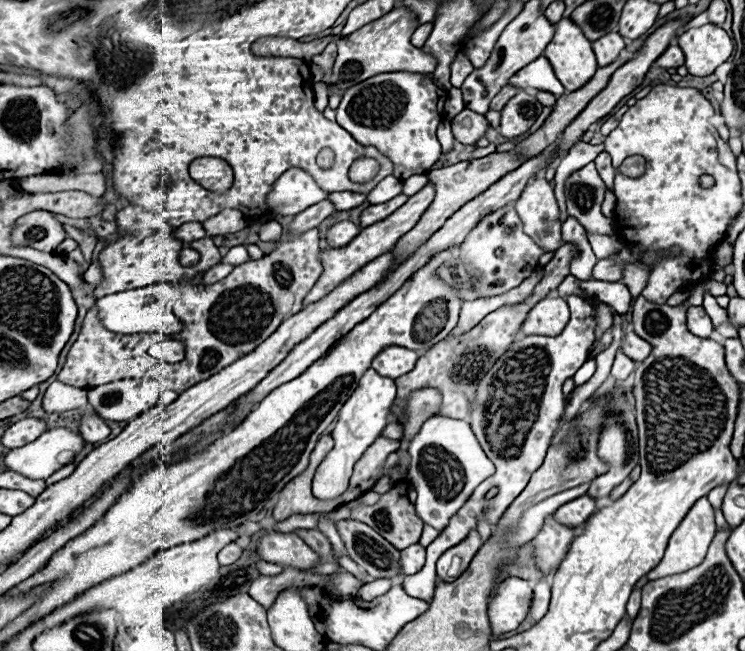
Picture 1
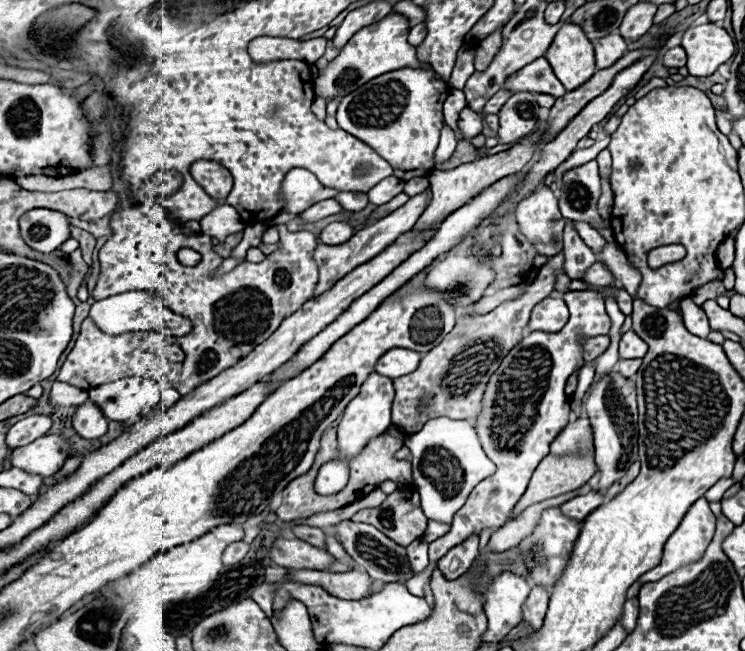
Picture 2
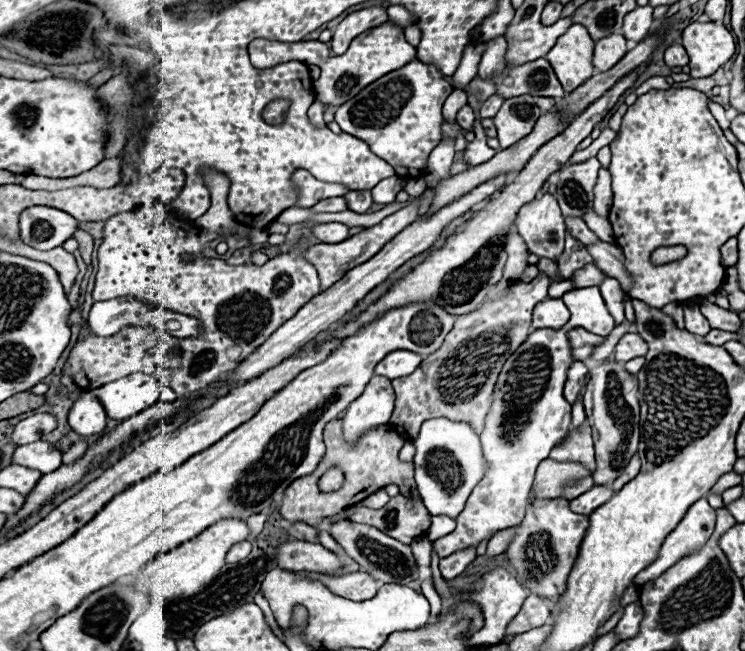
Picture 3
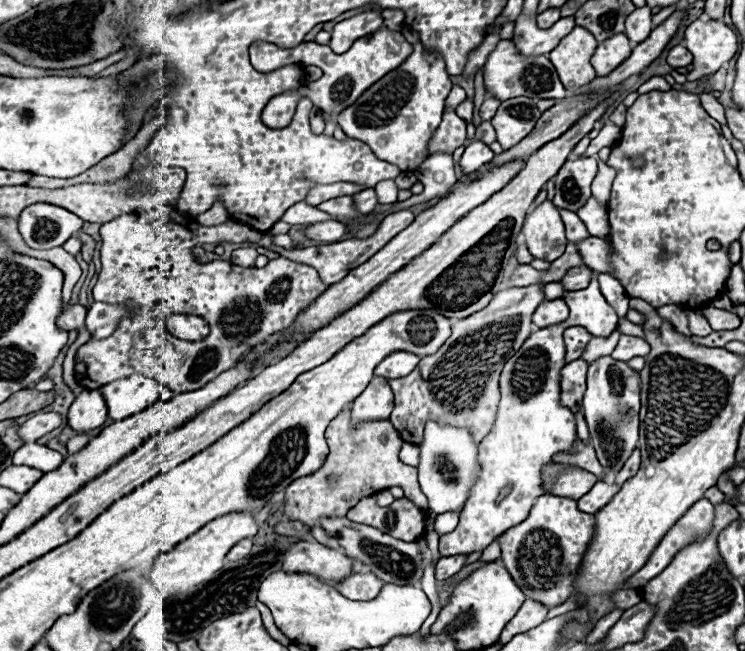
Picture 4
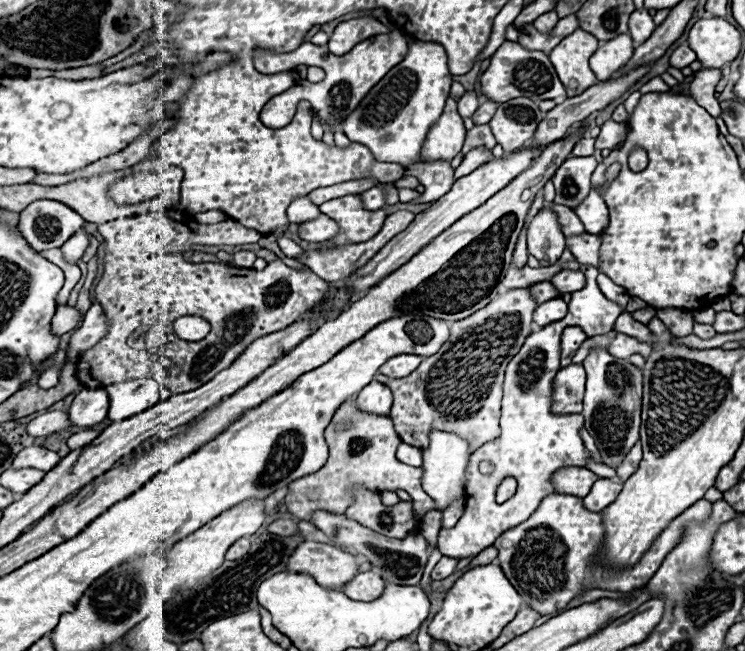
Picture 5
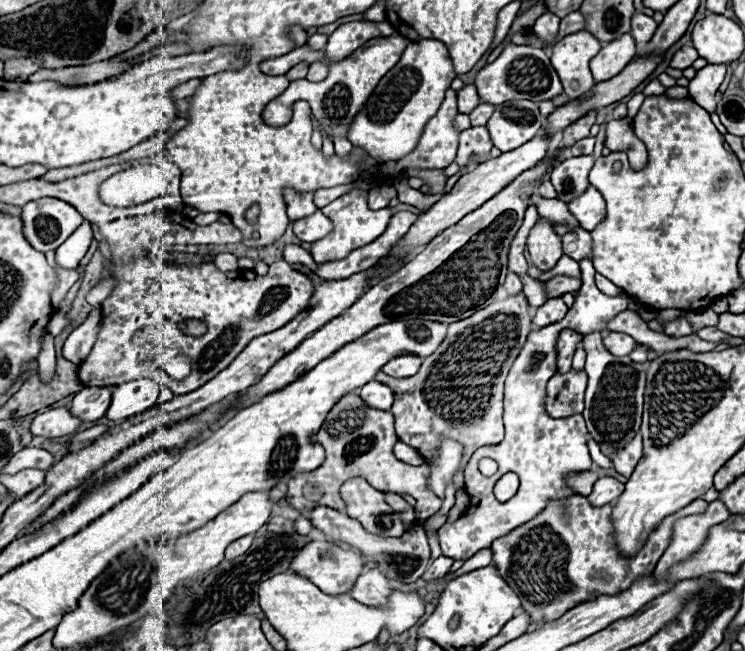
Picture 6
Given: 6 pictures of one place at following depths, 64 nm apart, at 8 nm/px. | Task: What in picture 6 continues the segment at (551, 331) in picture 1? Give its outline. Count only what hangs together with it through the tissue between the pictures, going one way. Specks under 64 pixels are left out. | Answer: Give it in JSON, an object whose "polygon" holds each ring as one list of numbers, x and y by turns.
{"polygon":[[550,298,536,310,536,316,534,316,532,322,542,328,542,326,548,326,548,324,560,322,566,316,566,312,568,312,568,308,562,302,562,298]]}

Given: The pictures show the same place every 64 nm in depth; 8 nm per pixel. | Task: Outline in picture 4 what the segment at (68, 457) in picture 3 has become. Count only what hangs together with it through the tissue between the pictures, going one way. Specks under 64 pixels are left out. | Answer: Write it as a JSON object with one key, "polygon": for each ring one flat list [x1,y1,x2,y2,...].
{"polygon":[[78,434,78,436,70,438,70,440,68,440,68,454,74,454,74,452,86,448,86,444,88,444,90,440,92,440,90,434]]}

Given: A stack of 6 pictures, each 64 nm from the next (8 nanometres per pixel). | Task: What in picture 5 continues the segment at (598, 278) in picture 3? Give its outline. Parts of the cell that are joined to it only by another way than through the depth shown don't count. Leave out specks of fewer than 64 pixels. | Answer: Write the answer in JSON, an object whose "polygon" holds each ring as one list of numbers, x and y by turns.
{"polygon":[[562,270,550,282,558,290,558,294,566,294,566,292,582,290,582,286,586,284,586,278,582,270]]}

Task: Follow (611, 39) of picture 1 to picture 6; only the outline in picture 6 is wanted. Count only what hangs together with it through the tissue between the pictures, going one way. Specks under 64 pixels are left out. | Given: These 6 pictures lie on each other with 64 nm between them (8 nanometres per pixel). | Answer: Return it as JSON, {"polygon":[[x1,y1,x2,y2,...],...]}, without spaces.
{"polygon":[[624,34,622,38,616,38,610,44,604,44,598,56,590,62,594,82,604,82,614,78,614,74,620,74,624,66,630,62,630,58,636,56,634,38,630,34]]}

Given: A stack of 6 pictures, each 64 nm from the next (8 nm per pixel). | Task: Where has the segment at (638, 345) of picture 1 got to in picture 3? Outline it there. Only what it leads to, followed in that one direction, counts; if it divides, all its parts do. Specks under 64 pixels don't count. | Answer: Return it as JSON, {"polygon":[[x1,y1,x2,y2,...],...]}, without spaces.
{"polygon":[[628,332,628,334,624,334,624,336,620,338,620,342,618,342,616,350,614,350,614,358,616,358,618,362,628,362,630,358,644,356,646,352,648,352,646,342,644,342,638,334]]}

